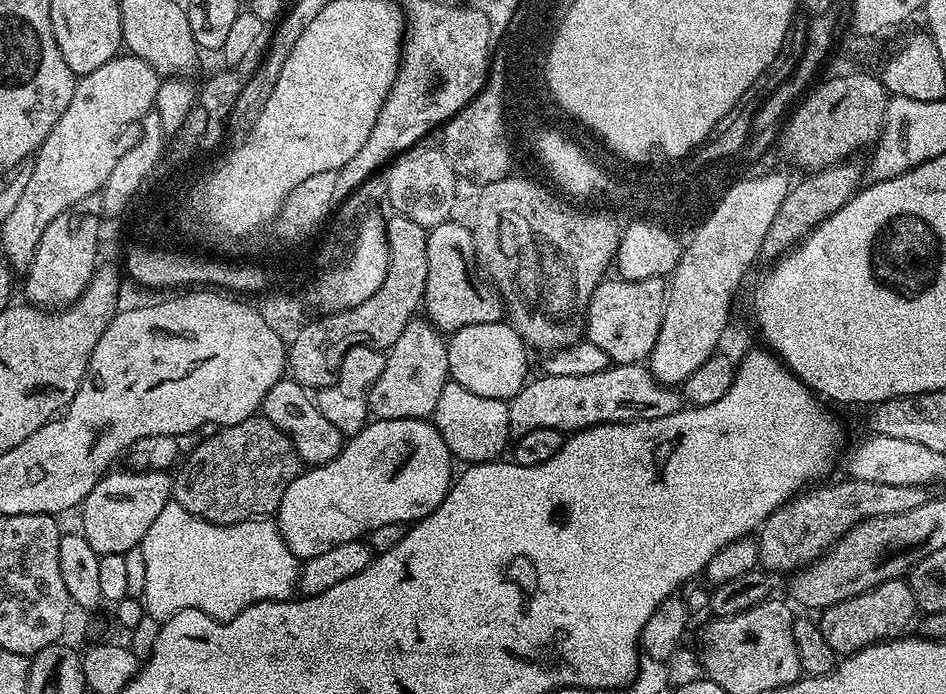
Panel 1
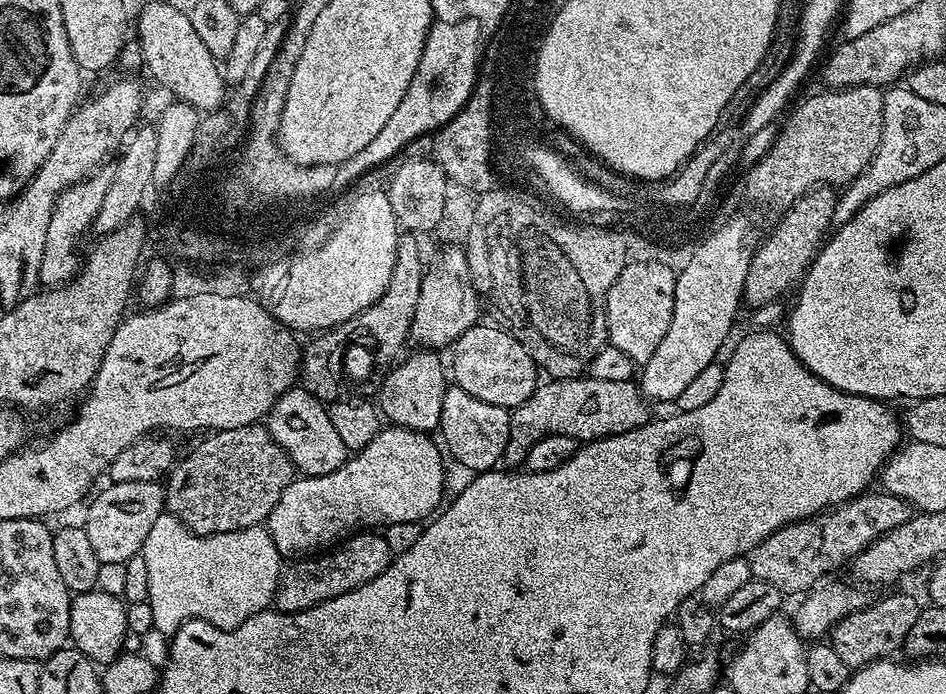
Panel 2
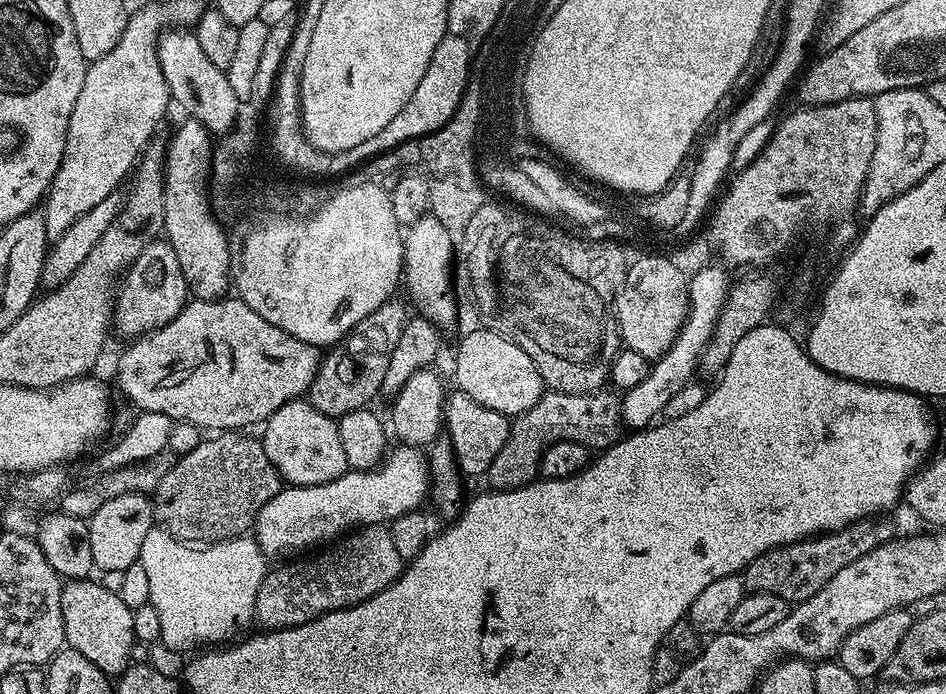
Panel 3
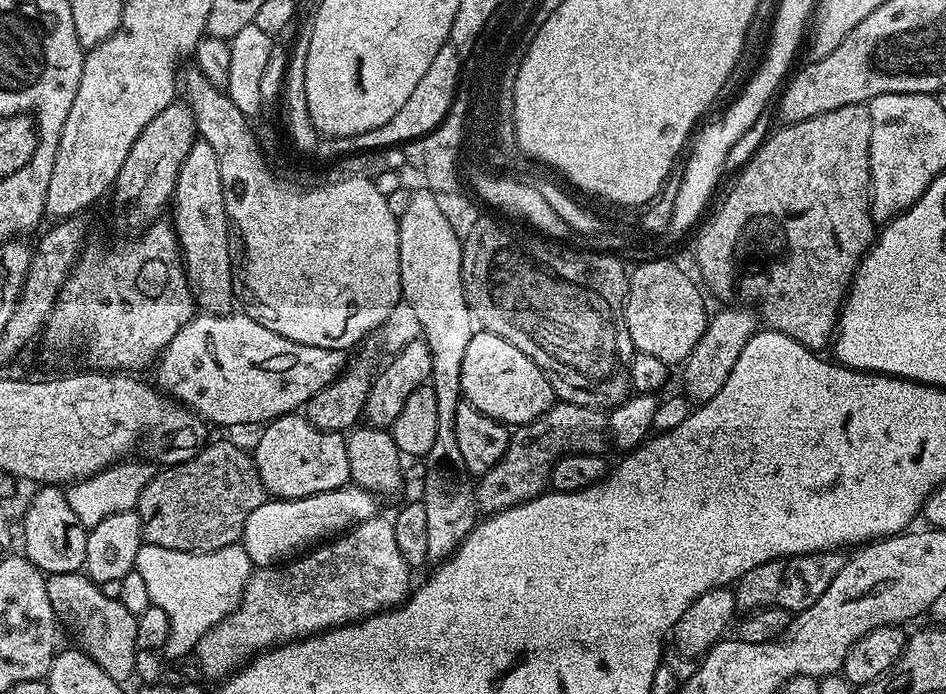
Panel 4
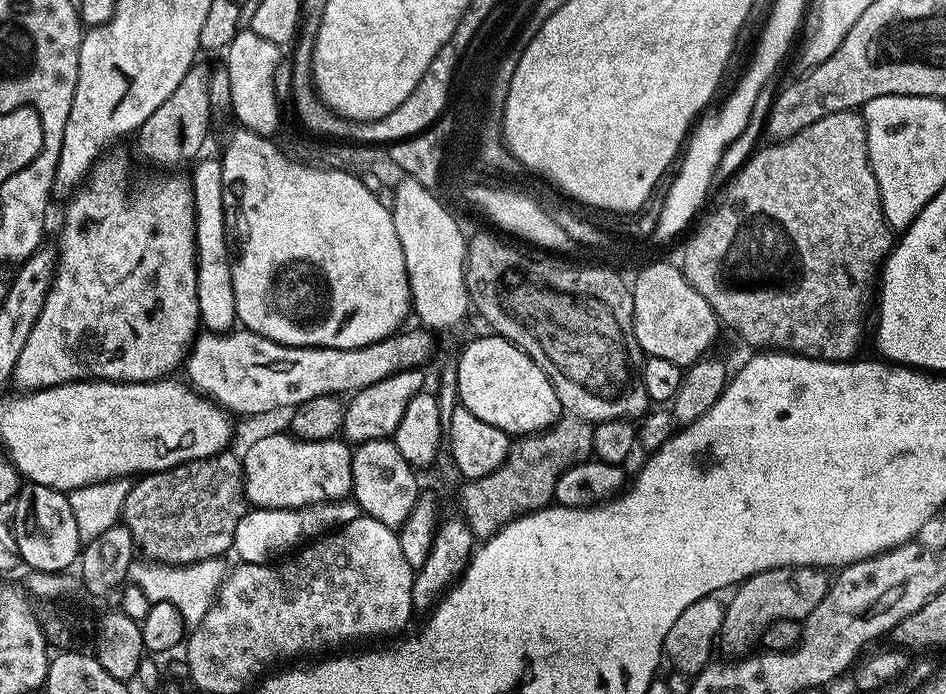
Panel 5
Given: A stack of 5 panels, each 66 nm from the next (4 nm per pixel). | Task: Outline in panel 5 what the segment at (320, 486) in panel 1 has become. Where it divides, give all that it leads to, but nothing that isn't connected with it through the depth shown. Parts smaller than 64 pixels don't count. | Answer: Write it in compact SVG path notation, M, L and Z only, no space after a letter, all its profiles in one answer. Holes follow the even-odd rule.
M328 500L324 504L311 504L305 508L249 507L238 522L238 530L234 530L231 551L236 552L235 559L242 564L271 564L277 558L287 557L293 550L341 528L343 524L354 522L358 515L361 515L361 511L355 502L334 500Z

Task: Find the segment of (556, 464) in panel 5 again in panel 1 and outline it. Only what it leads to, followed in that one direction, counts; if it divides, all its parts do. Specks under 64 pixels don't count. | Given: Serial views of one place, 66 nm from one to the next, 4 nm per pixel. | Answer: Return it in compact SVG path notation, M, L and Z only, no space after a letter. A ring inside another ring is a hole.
M643 363L612 364L598 374L570 378L537 376L537 380L529 379L513 400L507 401L513 437L543 428L575 434L584 428L593 428L595 424L666 418L666 414L679 412L682 407L681 393L675 387L661 384Z

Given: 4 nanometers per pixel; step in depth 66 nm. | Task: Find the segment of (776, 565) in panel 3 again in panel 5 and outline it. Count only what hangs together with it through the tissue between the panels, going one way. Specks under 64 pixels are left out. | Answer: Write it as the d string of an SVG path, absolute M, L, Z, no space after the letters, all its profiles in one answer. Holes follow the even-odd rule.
M810 566L775 568L754 574L749 580L742 581L731 593L732 601L727 601L718 637L719 647L724 647L728 651L725 653L732 658L751 653L761 643L761 636L772 624L779 620L803 622L814 610L814 606L826 598L829 583L830 576L825 569Z

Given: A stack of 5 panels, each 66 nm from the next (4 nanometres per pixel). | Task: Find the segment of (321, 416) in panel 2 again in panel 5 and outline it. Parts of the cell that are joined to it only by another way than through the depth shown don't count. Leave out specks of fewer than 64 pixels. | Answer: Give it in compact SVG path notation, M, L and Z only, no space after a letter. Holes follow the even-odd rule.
M284 432L260 436L242 452L244 499L249 505L254 508L305 508L328 500L343 501L352 490L352 448L340 438L298 440Z

